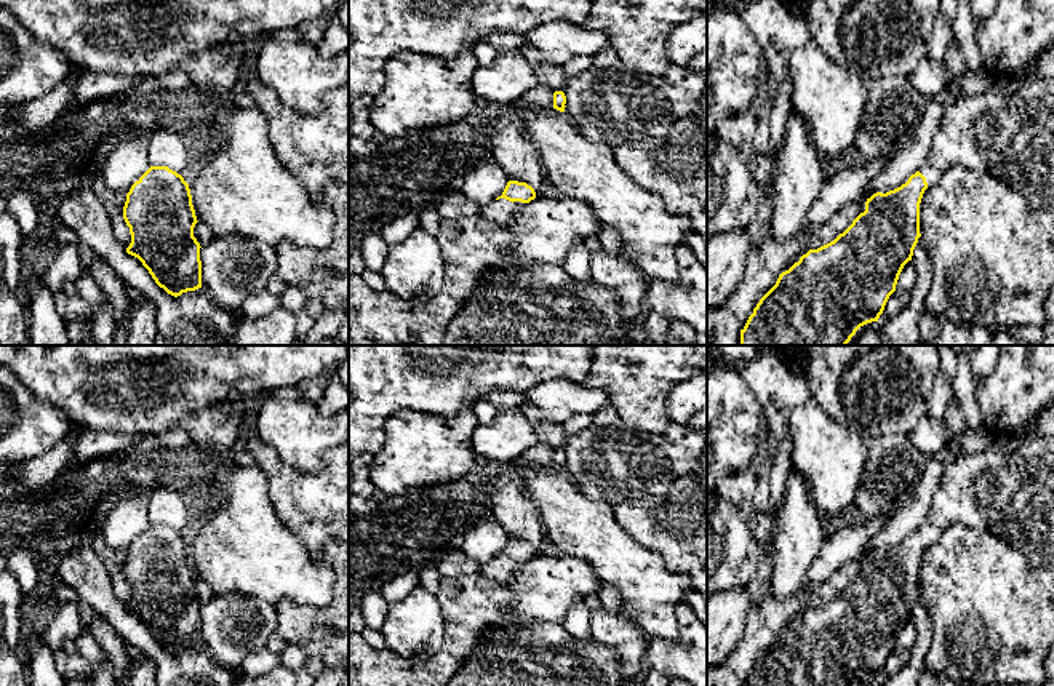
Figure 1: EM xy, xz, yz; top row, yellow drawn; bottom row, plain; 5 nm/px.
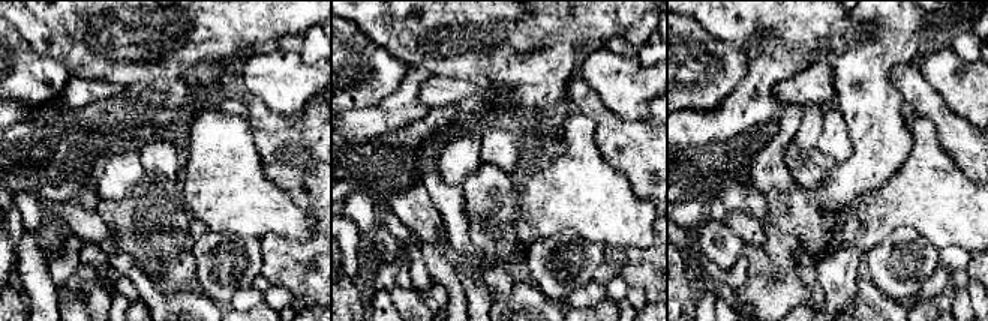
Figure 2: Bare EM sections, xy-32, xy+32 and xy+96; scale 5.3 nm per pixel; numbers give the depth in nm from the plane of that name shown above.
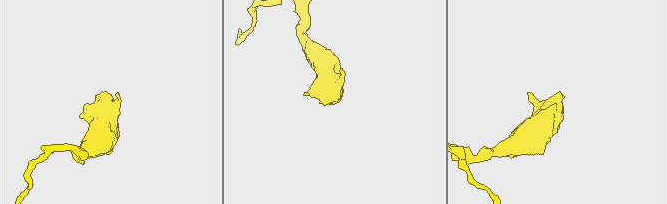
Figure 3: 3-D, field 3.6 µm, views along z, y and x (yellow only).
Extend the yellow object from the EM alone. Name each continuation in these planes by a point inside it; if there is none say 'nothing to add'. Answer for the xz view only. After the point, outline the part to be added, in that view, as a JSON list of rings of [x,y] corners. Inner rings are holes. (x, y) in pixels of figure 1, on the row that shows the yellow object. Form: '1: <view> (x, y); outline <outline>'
1: xz (501, 211); outline [[[505,198],[493,200],[486,206],[481,206],[480,214],[486,217],[489,222],[499,225],[509,225],[513,222],[515,214],[520,211],[521,206],[526,203],[521,201],[509,201]]]

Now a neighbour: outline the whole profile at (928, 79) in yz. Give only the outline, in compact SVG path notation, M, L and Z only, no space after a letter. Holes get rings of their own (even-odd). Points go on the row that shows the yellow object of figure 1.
M924 58L908 75L908 80L921 98L931 101L948 85L950 70L947 64L934 62L929 58Z

